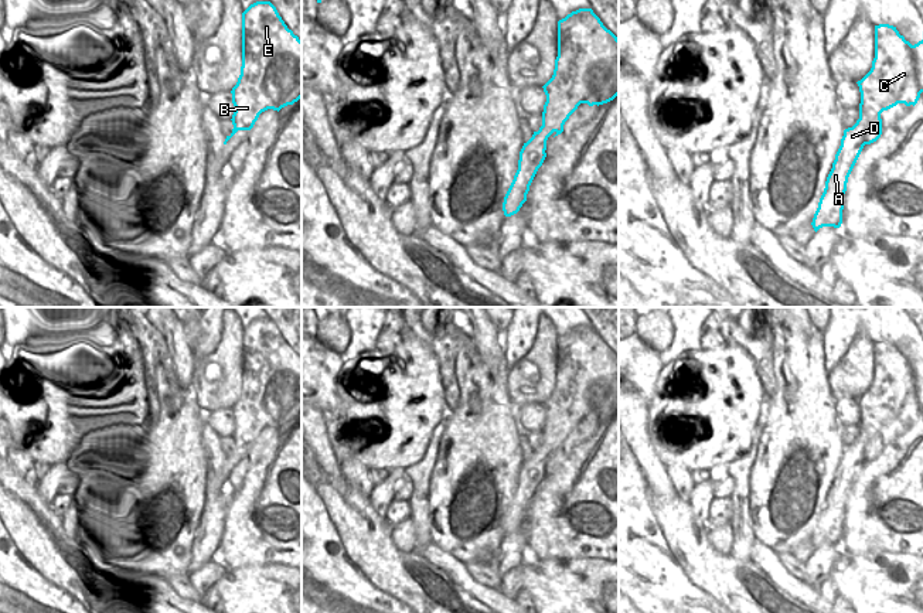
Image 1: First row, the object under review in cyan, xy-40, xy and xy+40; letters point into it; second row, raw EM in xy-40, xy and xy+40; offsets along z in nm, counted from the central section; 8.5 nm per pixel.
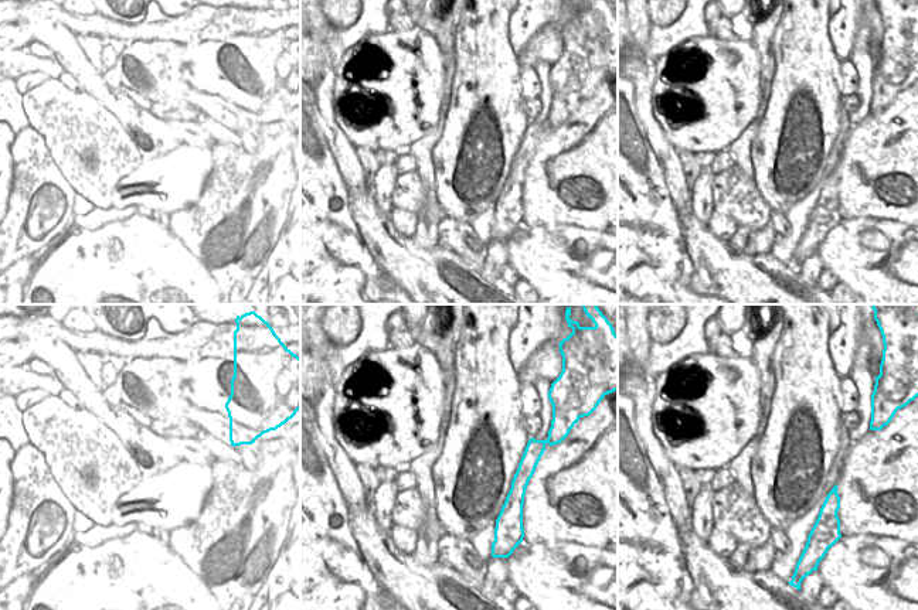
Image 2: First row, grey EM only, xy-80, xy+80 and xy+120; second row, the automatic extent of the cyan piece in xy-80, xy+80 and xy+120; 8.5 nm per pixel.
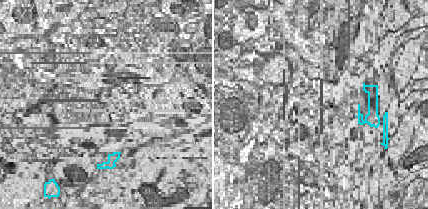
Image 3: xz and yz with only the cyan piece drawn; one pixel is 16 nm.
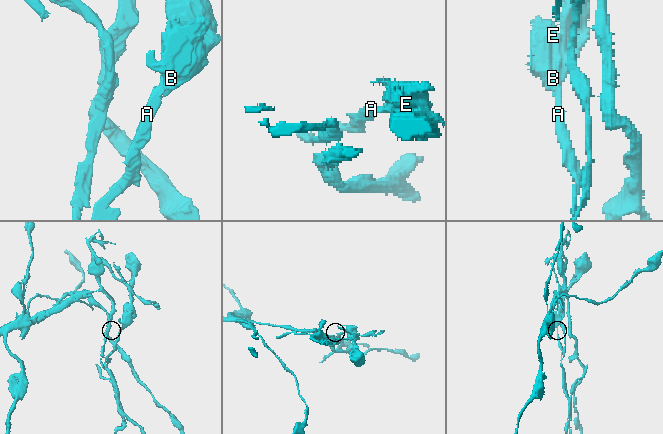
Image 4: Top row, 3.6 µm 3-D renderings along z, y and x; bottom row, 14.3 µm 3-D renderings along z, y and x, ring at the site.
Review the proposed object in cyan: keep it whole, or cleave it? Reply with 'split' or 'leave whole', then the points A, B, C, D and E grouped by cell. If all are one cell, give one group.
split | A D / B C E

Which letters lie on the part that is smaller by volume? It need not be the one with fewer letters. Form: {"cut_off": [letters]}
{"cut_off": ["B", "C", "E"]}

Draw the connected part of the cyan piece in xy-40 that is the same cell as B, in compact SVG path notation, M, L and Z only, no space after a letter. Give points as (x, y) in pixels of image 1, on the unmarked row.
M256 319L242 330L242 384L231 411L235 423L231 453L251 447L262 429L279 429L302 415L302 358L270 319Z

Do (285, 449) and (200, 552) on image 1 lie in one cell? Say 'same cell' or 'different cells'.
different cells

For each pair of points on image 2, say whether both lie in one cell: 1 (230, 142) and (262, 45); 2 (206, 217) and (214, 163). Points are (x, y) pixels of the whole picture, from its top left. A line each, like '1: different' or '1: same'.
1: same
2: same

